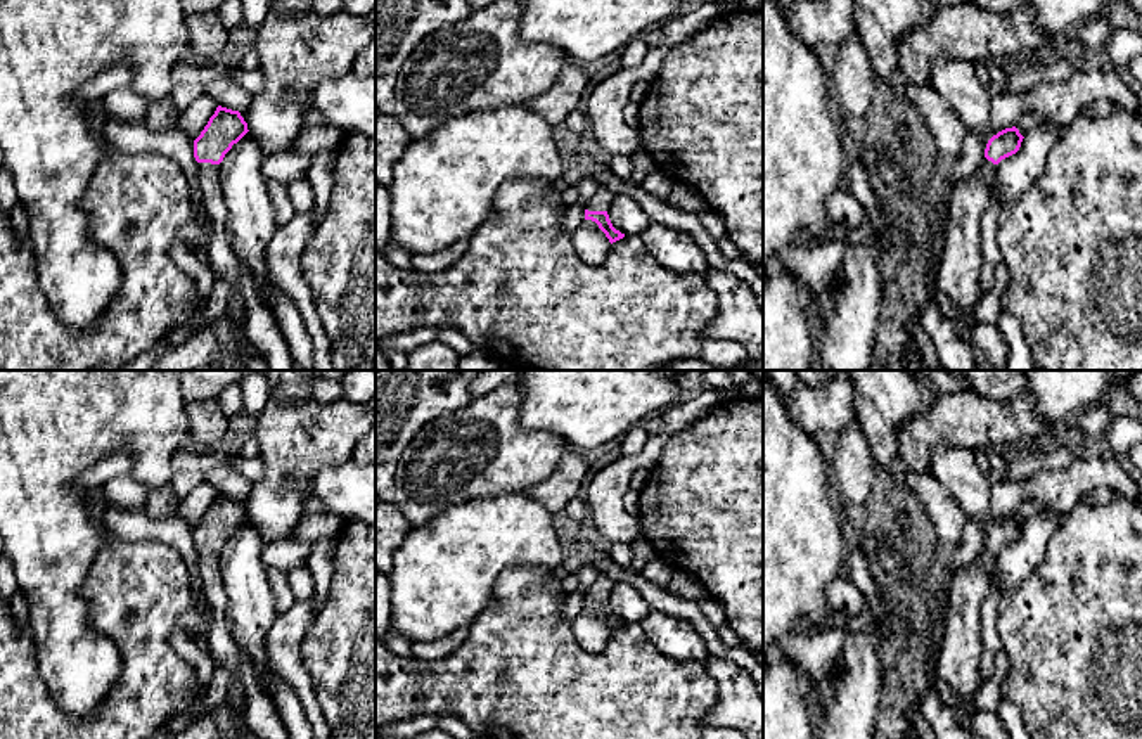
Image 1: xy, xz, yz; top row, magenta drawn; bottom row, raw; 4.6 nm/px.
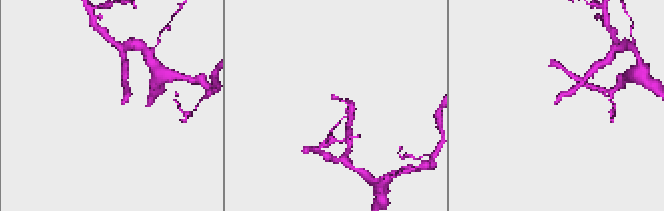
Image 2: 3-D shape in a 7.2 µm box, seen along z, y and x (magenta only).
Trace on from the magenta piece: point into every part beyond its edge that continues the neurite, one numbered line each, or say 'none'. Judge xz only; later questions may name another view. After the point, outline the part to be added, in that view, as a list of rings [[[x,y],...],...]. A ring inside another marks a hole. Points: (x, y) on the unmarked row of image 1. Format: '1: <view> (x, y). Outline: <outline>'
1: xz (601, 589). Outline: [[[600,573],[597,580],[593,582],[593,585],[585,592],[585,597],[609,599],[613,585],[614,582],[607,575]]]

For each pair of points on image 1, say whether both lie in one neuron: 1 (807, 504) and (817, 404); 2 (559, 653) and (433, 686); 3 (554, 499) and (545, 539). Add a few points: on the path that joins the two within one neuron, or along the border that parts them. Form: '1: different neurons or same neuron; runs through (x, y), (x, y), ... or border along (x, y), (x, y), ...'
1: different neurons; border along (786, 400), (789, 414), (810, 435)
2: same neuron; runs through (528, 681), (464, 684)
3: different neurons; border along (523, 492), (551, 514)

